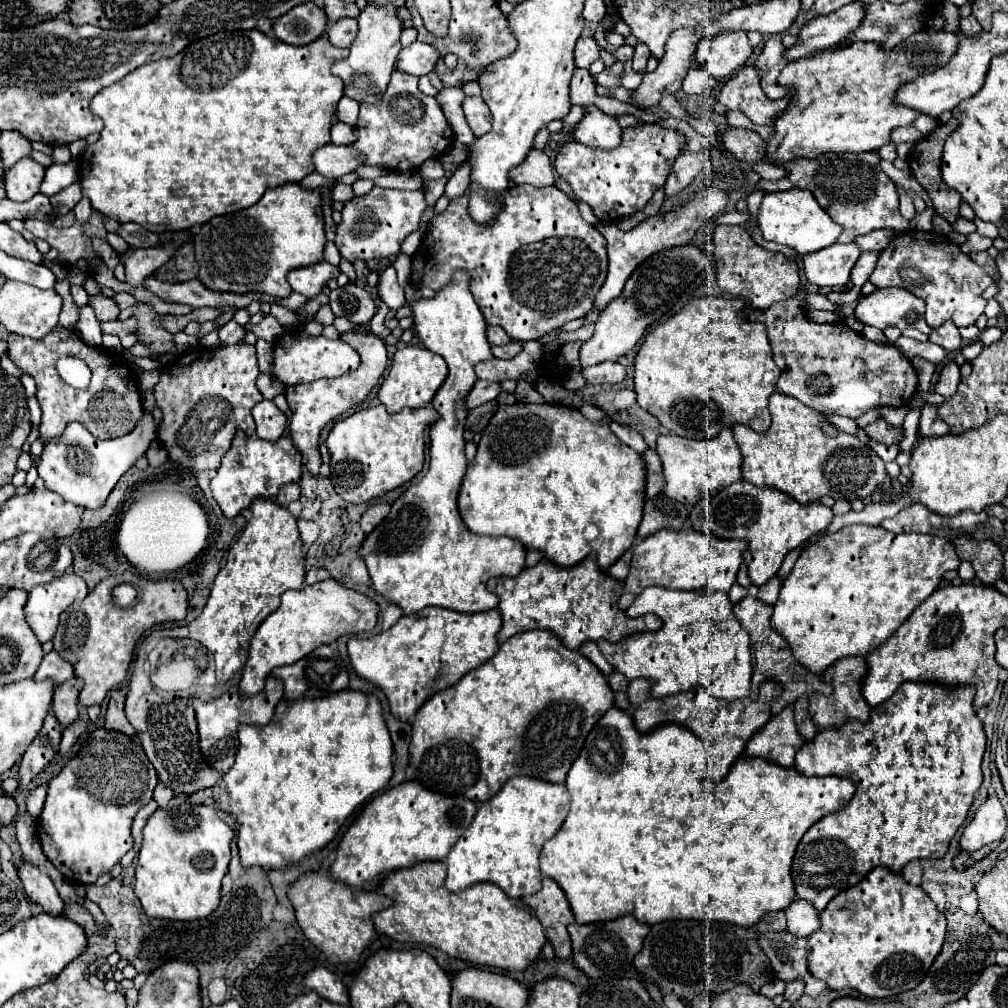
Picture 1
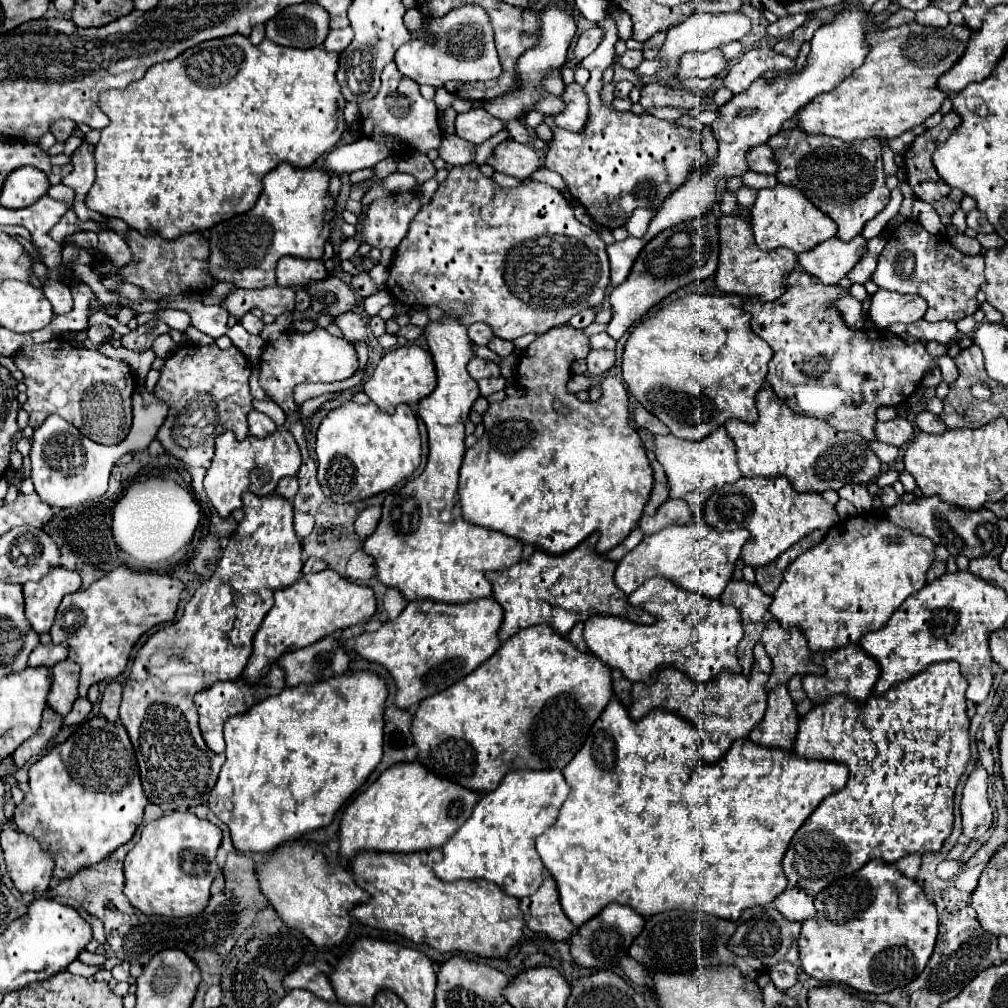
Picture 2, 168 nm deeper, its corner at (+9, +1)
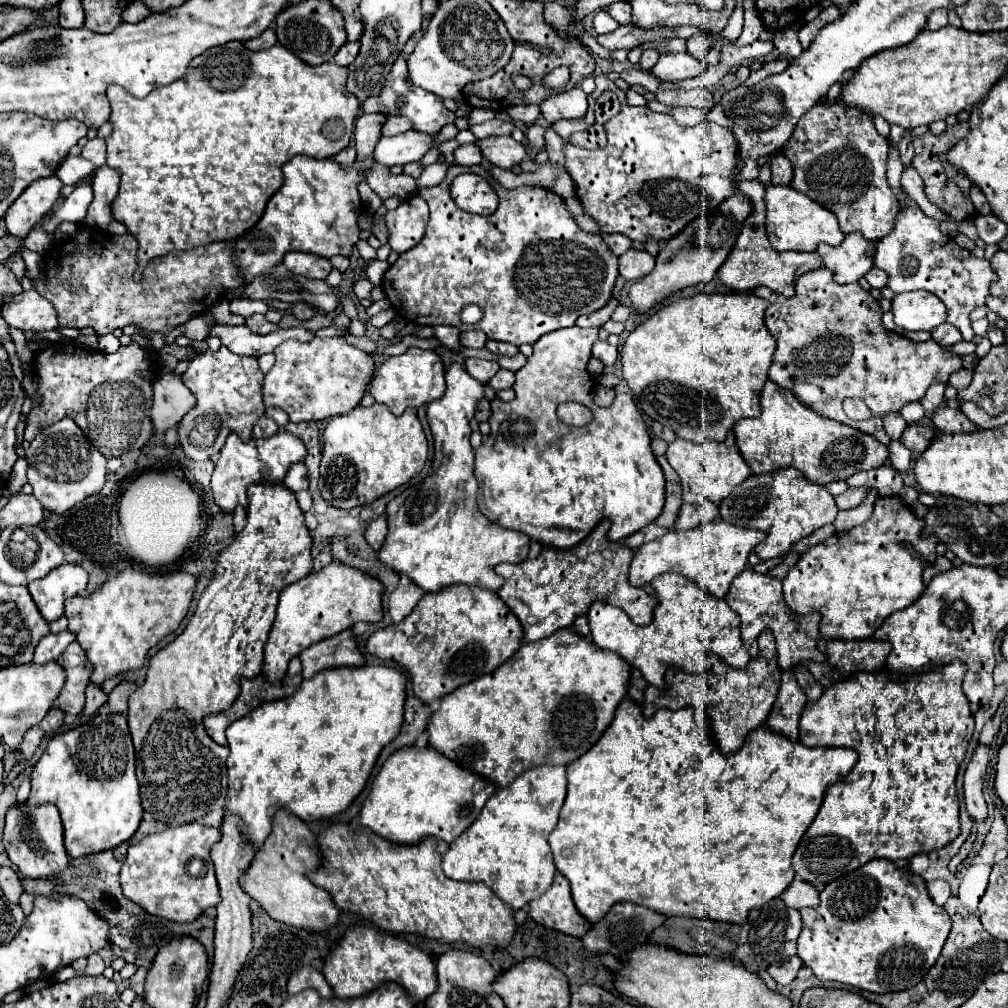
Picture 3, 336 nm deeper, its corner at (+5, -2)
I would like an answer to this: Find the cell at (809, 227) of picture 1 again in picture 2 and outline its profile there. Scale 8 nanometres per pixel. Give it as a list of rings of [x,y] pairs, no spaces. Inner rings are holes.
[[[784,184],[758,190],[758,198],[750,210],[750,222],[760,250],[774,250],[784,246],[800,254],[812,250],[820,242],[836,234],[836,224],[826,214],[816,210],[816,206],[812,206],[812,202],[808,202],[808,198],[800,194],[800,190],[794,190],[794,186],[784,186]]]

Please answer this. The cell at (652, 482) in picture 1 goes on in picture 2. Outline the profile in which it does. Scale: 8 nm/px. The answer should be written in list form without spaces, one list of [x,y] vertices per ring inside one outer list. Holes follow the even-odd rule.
[[[646,450],[646,456],[650,460],[650,466],[654,470],[654,488],[650,492],[650,498],[646,502],[646,508],[644,512],[646,514],[652,514],[652,510],[656,510],[656,506],[660,506],[660,502],[666,502],[668,500],[668,482],[664,478],[664,470],[660,466],[660,462],[656,460],[654,452],[652,450]]]

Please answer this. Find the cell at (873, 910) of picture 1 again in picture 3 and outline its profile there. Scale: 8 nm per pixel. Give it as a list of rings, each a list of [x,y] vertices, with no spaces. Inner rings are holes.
[[[888,859],[868,861],[868,865],[828,883],[820,893],[820,905],[804,907],[800,915],[802,933],[798,937],[798,957],[804,965],[822,981],[838,981],[872,993],[904,991],[922,981],[940,957],[952,927],[950,915],[930,899],[924,879]]]

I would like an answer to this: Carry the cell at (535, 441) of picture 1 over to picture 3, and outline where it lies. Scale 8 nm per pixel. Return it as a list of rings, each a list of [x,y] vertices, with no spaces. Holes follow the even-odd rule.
[[[568,327],[568,329],[560,329],[560,331],[552,331],[552,333],[546,333],[544,337],[540,337],[540,341],[536,341],[532,345],[534,353],[528,357],[528,363],[516,371],[516,383],[514,383],[514,391],[516,391],[516,397],[512,401],[500,401],[498,397],[492,399],[492,415],[488,419],[492,431],[488,435],[488,439],[476,449],[476,479],[478,479],[478,487],[480,487],[480,495],[478,495],[478,507],[480,511],[494,523],[500,523],[504,529],[514,529],[514,531],[520,531],[520,533],[526,533],[530,539],[546,545],[546,547],[556,547],[556,549],[568,549],[568,547],[574,547],[578,545],[602,519],[610,519],[612,521],[612,529],[608,533],[610,541],[622,541],[626,539],[628,535],[640,531],[644,525],[652,523],[660,513],[662,513],[662,507],[664,507],[664,473],[652,453],[652,447],[650,447],[650,435],[648,435],[648,429],[646,429],[646,423],[634,403],[634,399],[626,393],[618,393],[616,395],[616,401],[612,407],[608,409],[602,409],[598,407],[594,401],[592,401],[592,387],[596,385],[594,383],[594,377],[588,373],[588,359],[592,357],[592,345],[594,341],[598,339],[598,329],[596,327],[590,327],[590,329],[580,329],[580,327]],[[566,401],[576,401],[576,403],[582,403],[586,405],[592,413],[594,413],[594,419],[592,423],[588,423],[586,427],[570,427],[566,423],[562,423],[556,415],[556,407],[560,403],[566,403]]]

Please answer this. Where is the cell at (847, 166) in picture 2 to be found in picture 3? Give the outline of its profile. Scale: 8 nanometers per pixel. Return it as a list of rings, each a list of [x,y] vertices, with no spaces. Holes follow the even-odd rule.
[[[844,101],[834,105],[814,105],[796,125],[784,155],[794,165],[792,187],[830,209],[844,233],[860,231],[866,239],[878,241],[892,233],[898,215],[898,201],[886,179],[888,141],[882,137],[872,117],[848,117]]]

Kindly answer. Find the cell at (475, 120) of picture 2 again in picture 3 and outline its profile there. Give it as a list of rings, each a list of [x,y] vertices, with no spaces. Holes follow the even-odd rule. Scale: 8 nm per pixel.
[[[492,119],[492,121],[486,121],[482,125],[470,127],[470,131],[476,135],[476,139],[484,139],[484,137],[490,137],[490,135],[510,135],[514,131],[514,123]]]

